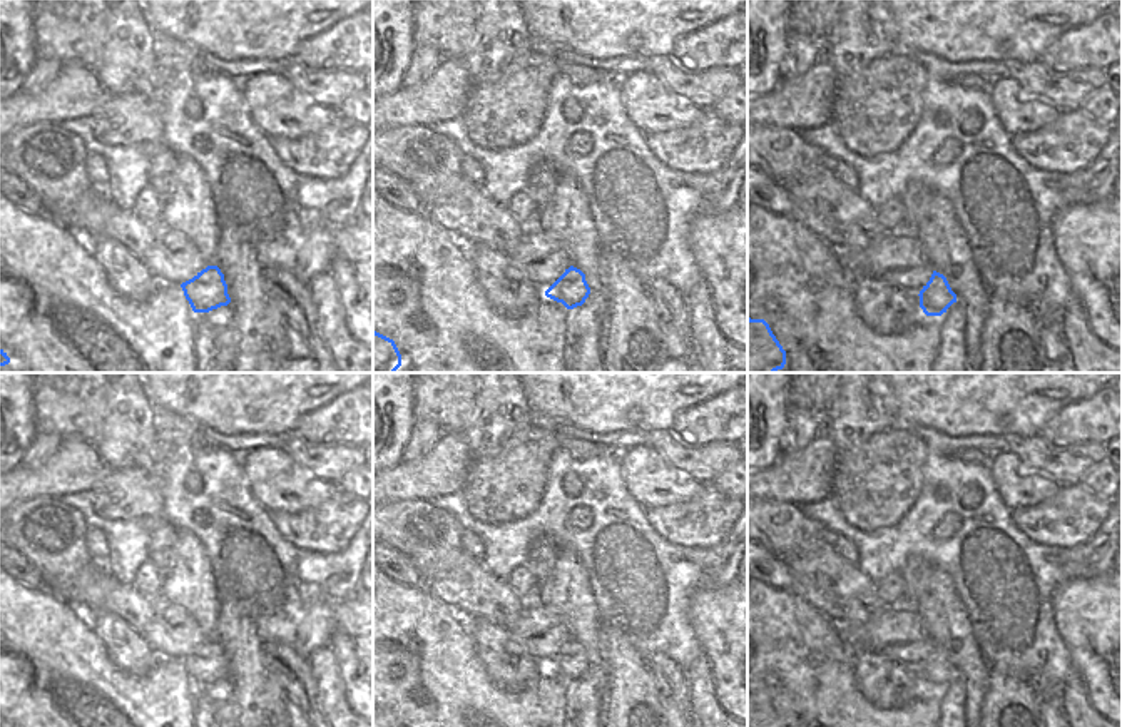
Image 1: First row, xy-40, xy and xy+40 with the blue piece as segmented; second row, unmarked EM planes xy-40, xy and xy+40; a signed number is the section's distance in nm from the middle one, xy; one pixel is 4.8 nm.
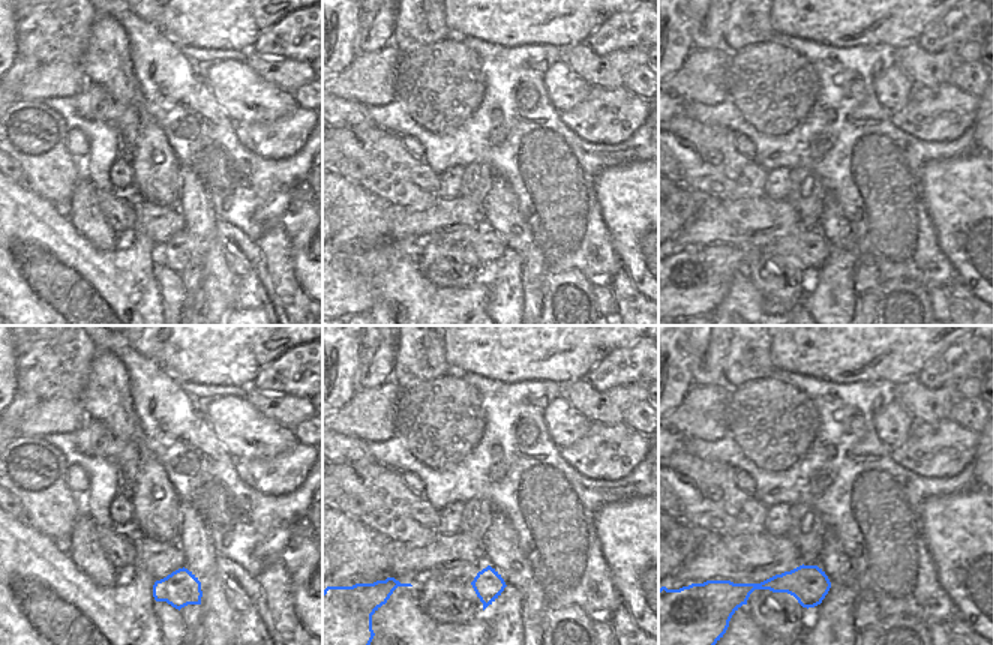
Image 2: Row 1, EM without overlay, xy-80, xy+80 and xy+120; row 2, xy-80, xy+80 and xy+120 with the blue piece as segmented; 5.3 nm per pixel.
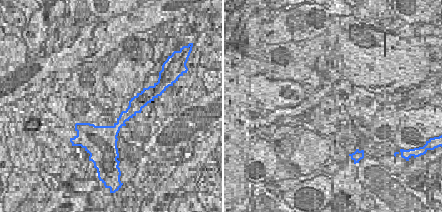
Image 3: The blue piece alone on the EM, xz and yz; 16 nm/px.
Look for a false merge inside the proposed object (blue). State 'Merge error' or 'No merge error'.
No merge error

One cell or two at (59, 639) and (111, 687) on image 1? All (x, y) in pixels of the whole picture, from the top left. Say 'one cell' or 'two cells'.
one cell

